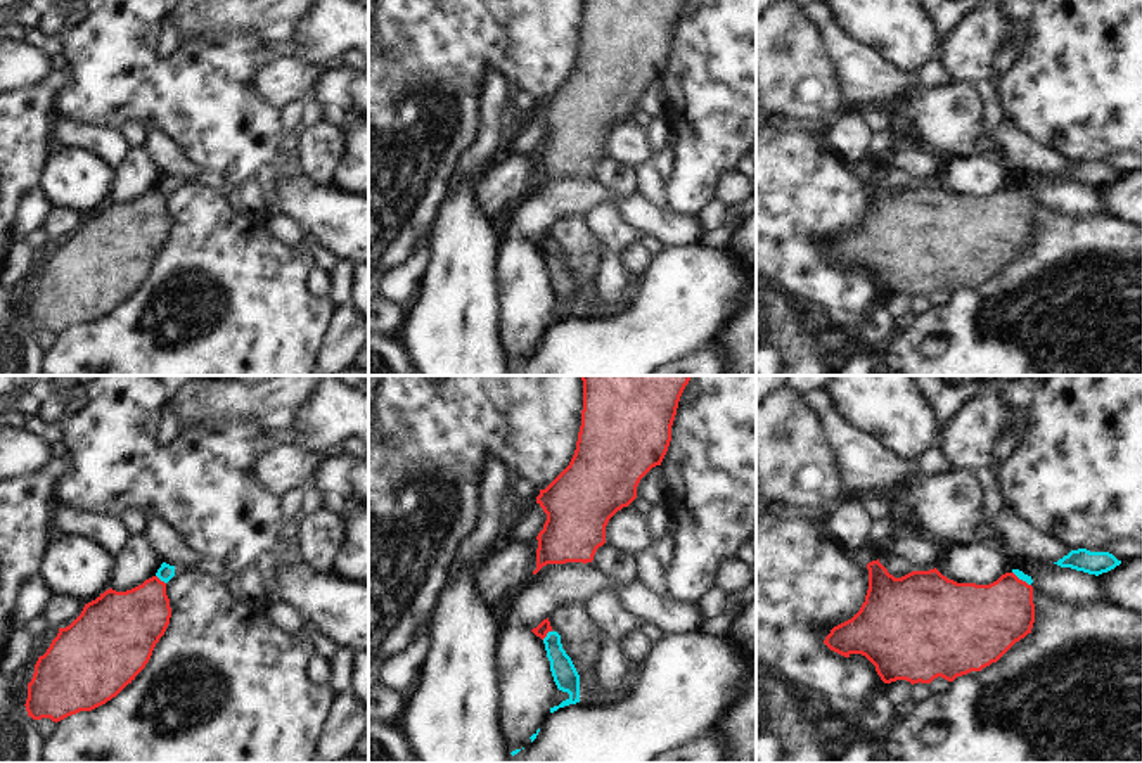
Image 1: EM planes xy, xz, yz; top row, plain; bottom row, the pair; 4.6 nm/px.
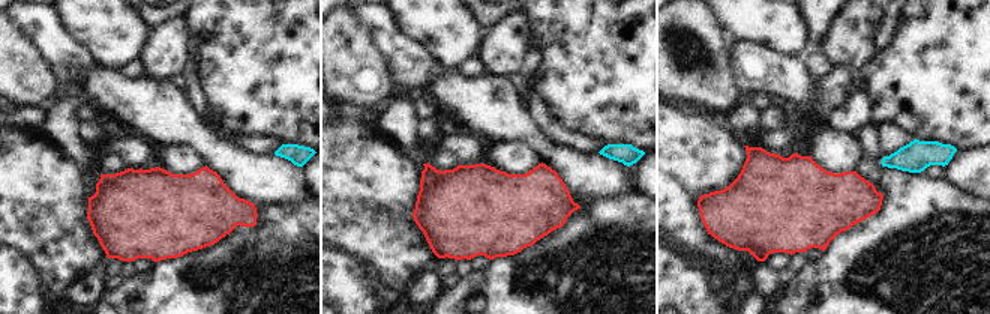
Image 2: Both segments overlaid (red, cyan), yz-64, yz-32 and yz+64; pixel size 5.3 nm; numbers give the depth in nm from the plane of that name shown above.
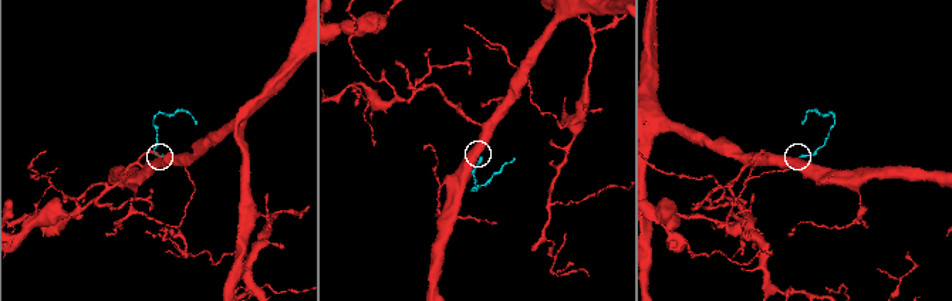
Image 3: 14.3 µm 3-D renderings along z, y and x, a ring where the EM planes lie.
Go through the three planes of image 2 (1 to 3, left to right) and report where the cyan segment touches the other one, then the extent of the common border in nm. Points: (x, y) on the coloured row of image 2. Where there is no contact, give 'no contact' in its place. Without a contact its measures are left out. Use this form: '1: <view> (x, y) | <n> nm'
1: no contact
2: no contact
3: no contact

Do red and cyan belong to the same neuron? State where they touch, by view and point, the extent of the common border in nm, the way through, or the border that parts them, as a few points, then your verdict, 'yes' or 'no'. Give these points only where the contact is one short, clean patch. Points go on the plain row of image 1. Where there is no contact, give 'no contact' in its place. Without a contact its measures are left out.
meets red in xz at (545, 248); contact 60 nm long; runs through xz (544, 239), (545, 248), (552, 255), (564, 286); yes

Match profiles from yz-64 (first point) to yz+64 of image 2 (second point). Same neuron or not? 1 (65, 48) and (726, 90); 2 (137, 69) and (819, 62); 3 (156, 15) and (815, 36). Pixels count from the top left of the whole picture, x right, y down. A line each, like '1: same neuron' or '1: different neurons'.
1: different neurons
2: same neuron
3: same neuron

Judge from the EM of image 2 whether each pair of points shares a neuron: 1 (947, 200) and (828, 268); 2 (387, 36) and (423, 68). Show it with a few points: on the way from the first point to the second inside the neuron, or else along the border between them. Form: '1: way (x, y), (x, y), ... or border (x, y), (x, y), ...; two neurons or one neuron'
1: way (917, 220), (885, 233), (858, 253); one neuron
2: way (396, 45), (414, 63); one neuron

